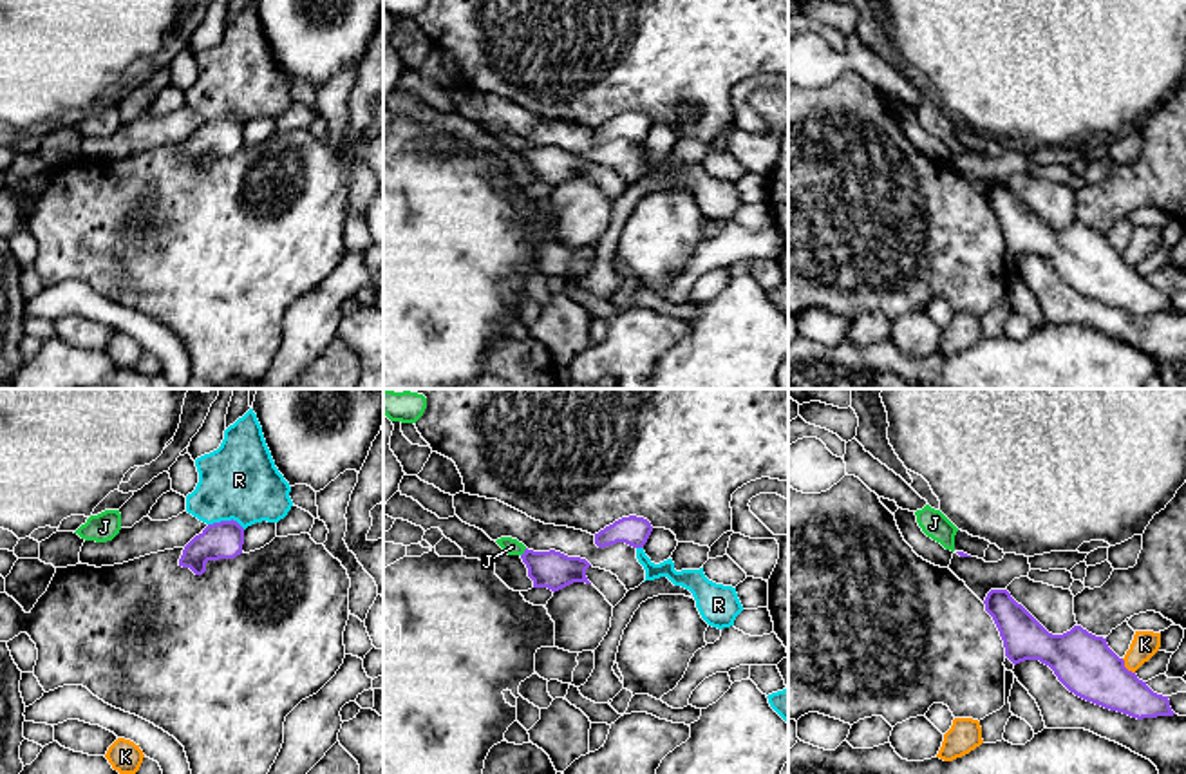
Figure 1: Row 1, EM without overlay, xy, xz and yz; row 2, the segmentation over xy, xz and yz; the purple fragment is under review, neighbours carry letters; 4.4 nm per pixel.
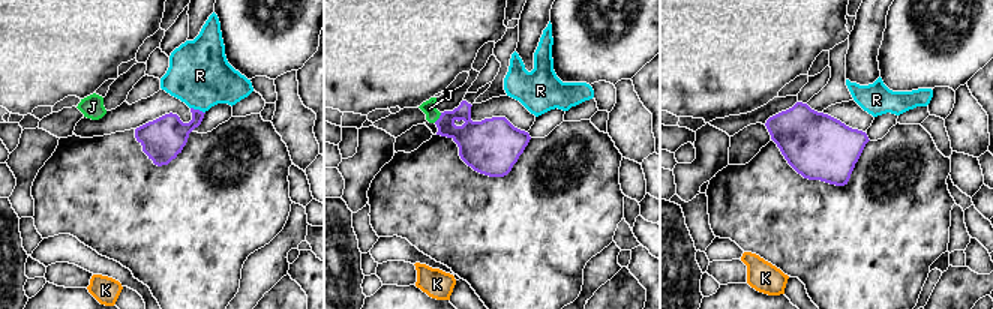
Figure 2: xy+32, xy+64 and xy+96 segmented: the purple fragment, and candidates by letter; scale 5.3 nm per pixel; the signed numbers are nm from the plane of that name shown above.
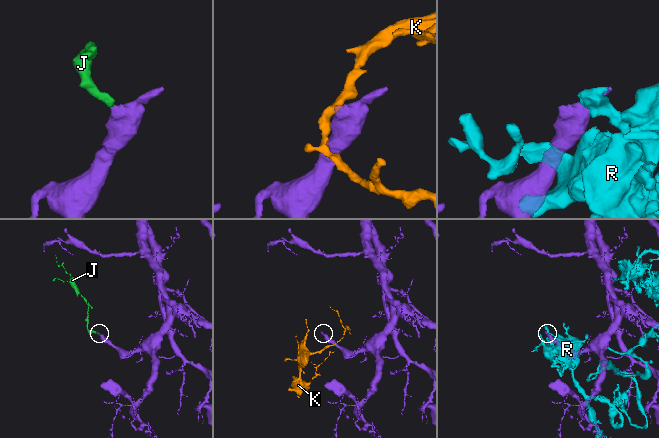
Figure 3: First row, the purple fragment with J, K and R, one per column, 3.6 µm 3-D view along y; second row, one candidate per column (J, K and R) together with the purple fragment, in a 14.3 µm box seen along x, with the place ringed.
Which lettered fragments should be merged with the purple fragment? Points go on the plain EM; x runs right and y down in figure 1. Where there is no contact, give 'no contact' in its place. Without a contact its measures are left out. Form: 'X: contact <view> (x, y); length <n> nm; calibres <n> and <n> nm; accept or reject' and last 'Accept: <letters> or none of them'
J: contact xz (525, 147); length 50 nm; calibres 170 and 80 nm; accept
K: contact yz (1125, 263); length 90 nm; calibres 260 and 120 nm; reject
R: contact xy (226, 116); length 170 nm; calibres 170 and 340 nm; reject
Accept: J

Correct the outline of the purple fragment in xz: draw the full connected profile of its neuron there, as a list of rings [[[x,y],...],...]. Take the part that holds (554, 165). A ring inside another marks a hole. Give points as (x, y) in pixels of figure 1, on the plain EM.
[[[501,132],[495,136],[508,150],[519,150],[528,163],[528,172],[533,175],[533,183],[548,183],[553,188],[573,179],[586,177],[586,165],[591,161],[586,154],[568,152],[560,146],[533,146],[522,137],[512,132]]]

